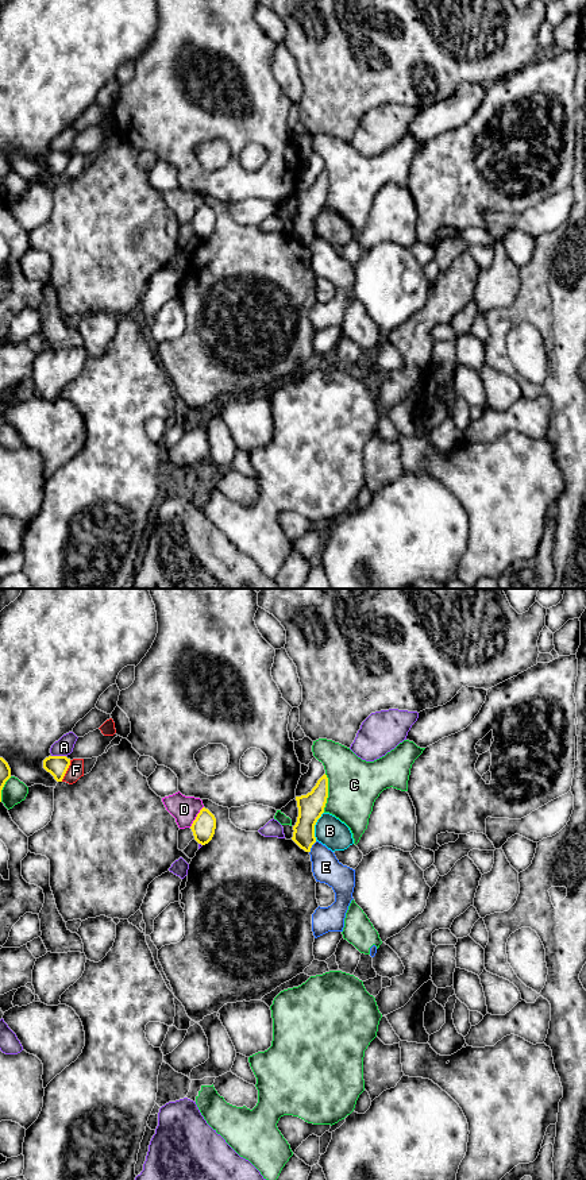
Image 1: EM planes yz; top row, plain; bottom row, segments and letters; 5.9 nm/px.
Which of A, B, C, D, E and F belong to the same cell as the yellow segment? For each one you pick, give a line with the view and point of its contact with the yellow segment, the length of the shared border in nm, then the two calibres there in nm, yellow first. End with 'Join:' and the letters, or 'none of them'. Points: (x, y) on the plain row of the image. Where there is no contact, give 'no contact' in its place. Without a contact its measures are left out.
Join: none of them

